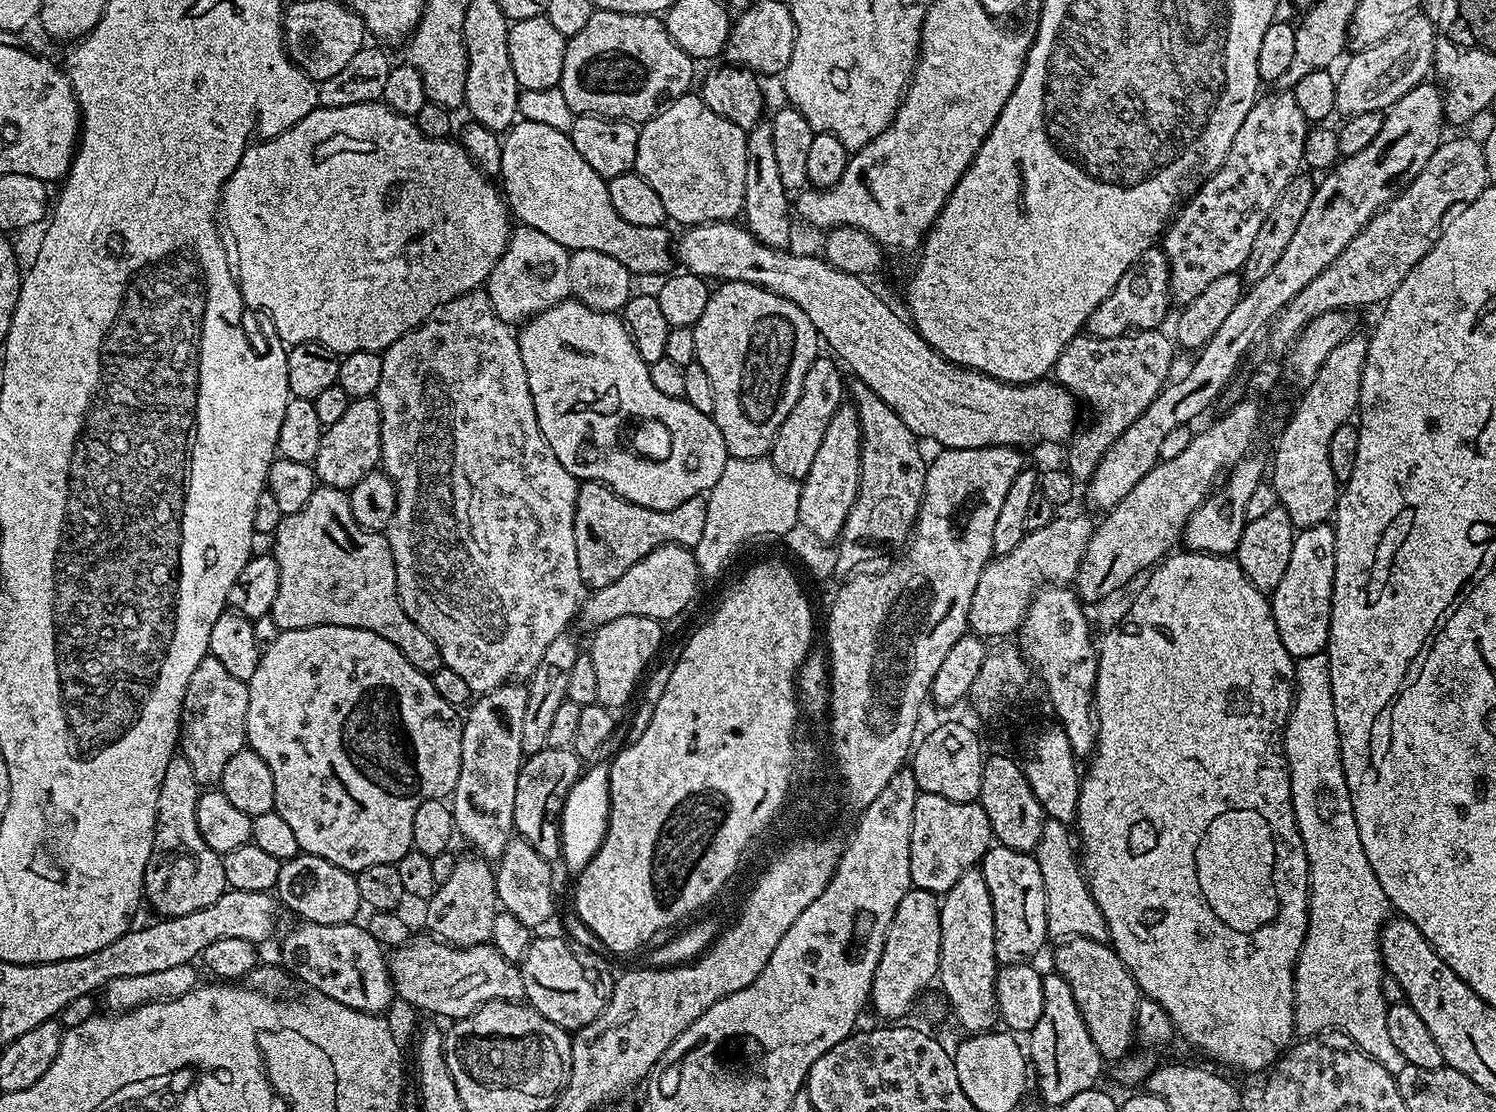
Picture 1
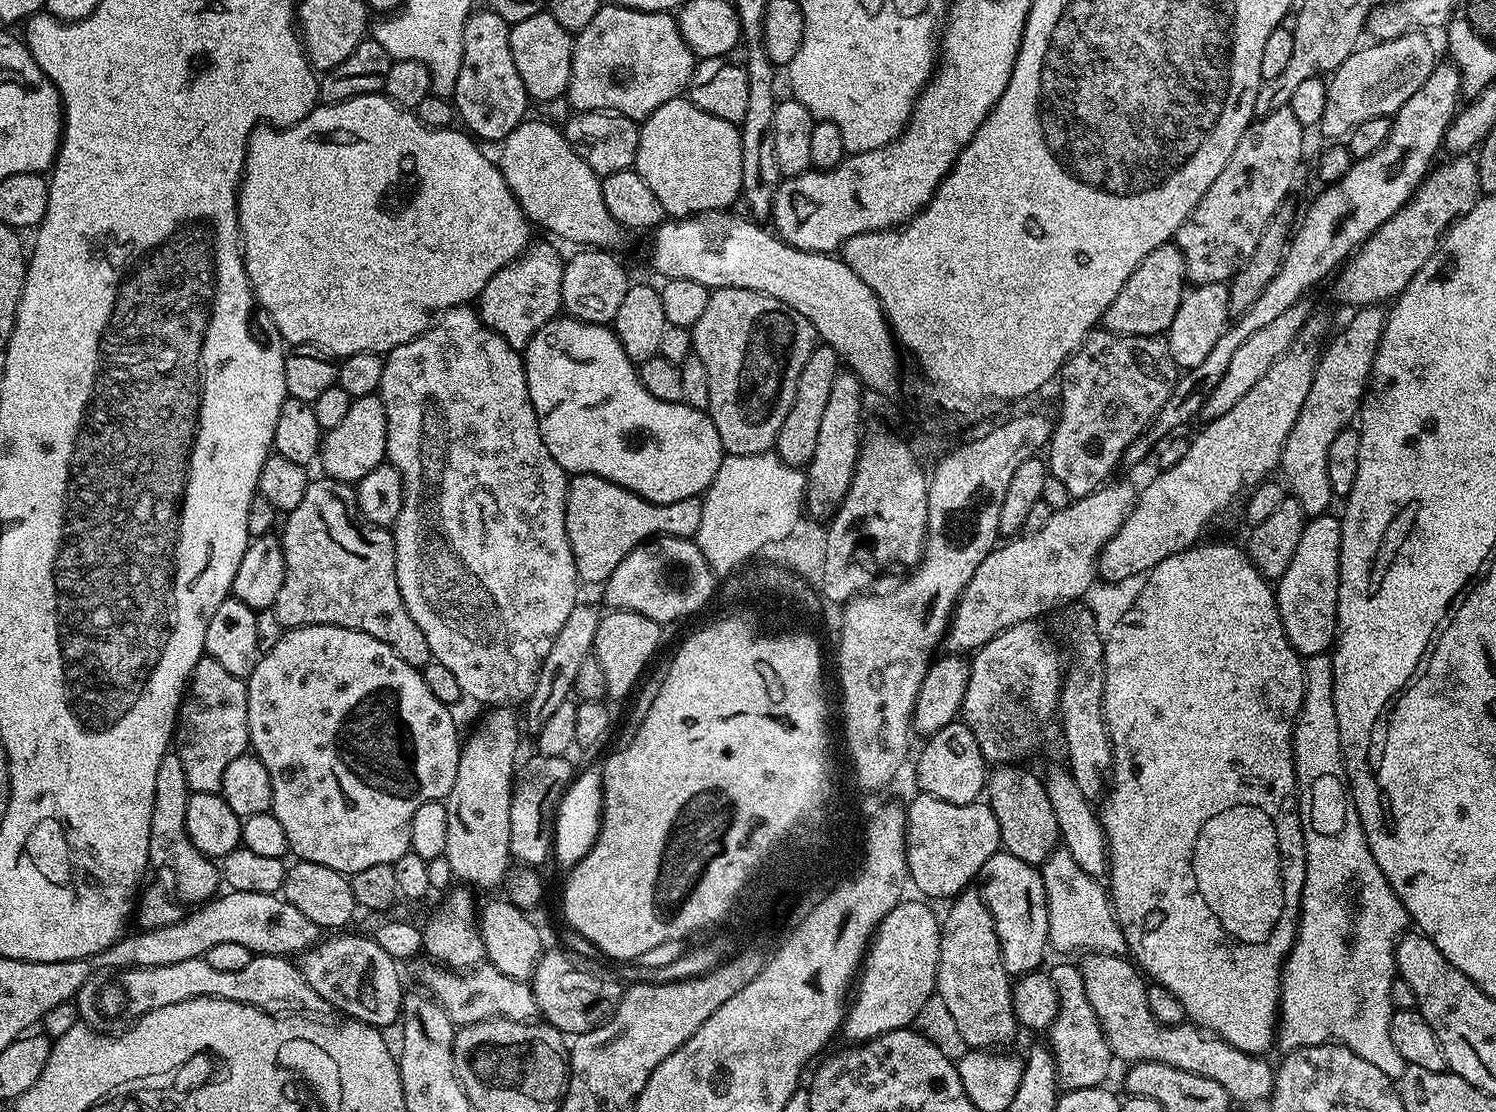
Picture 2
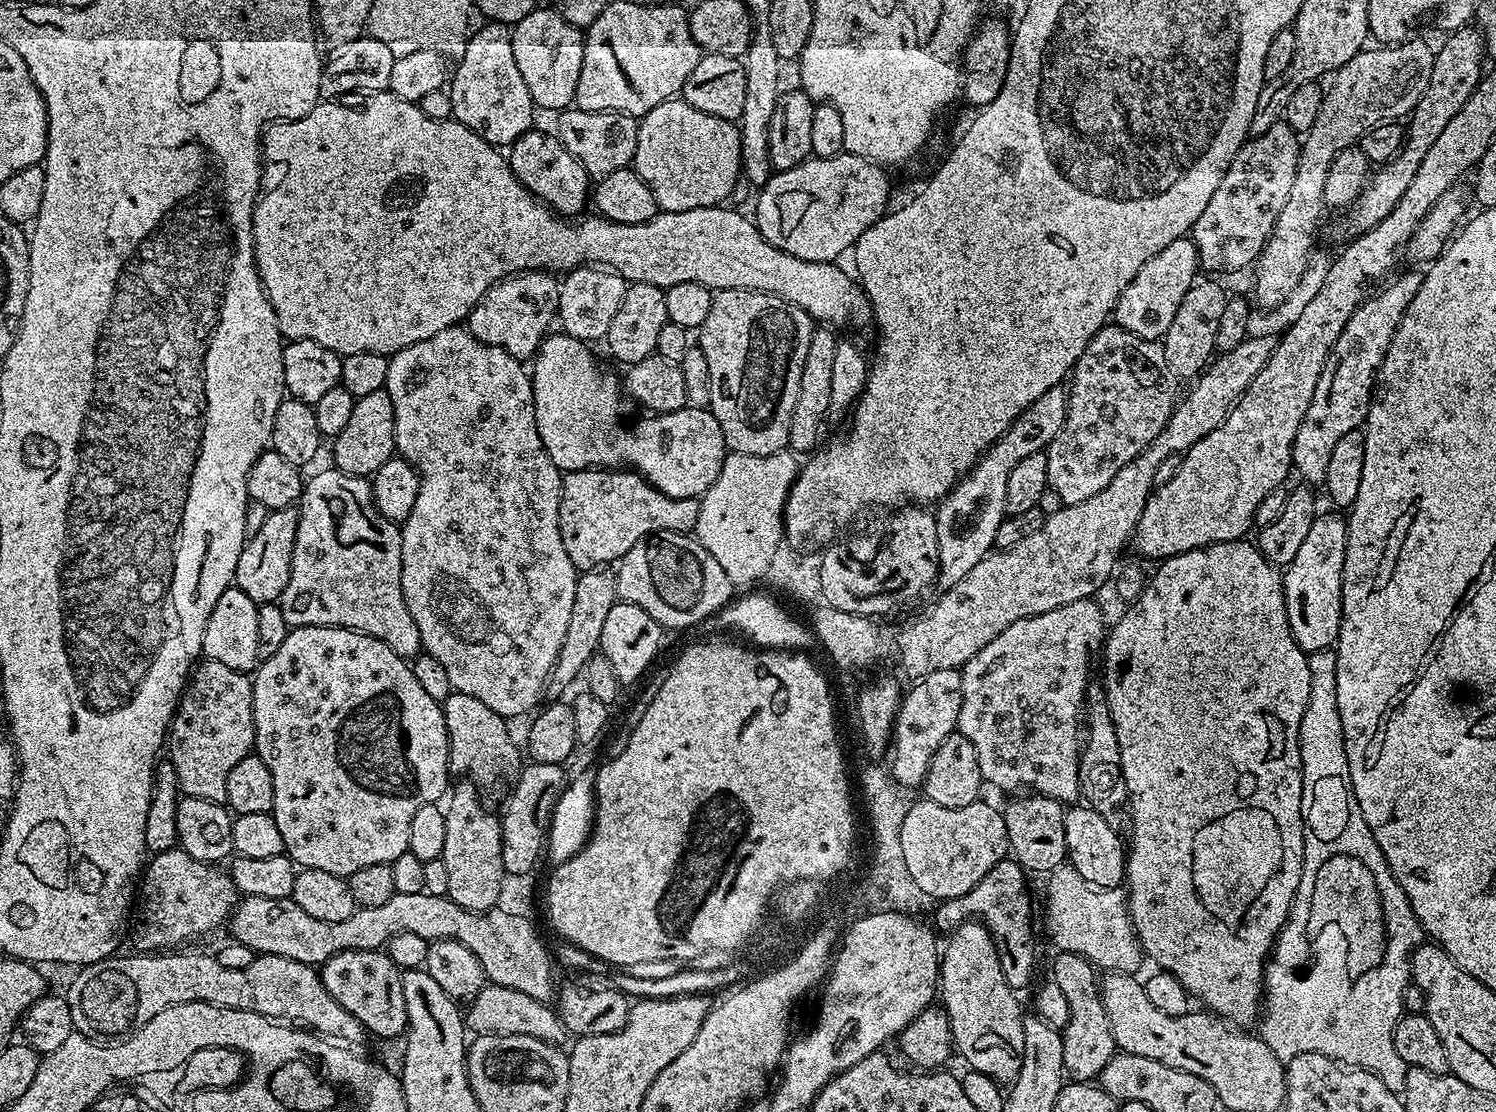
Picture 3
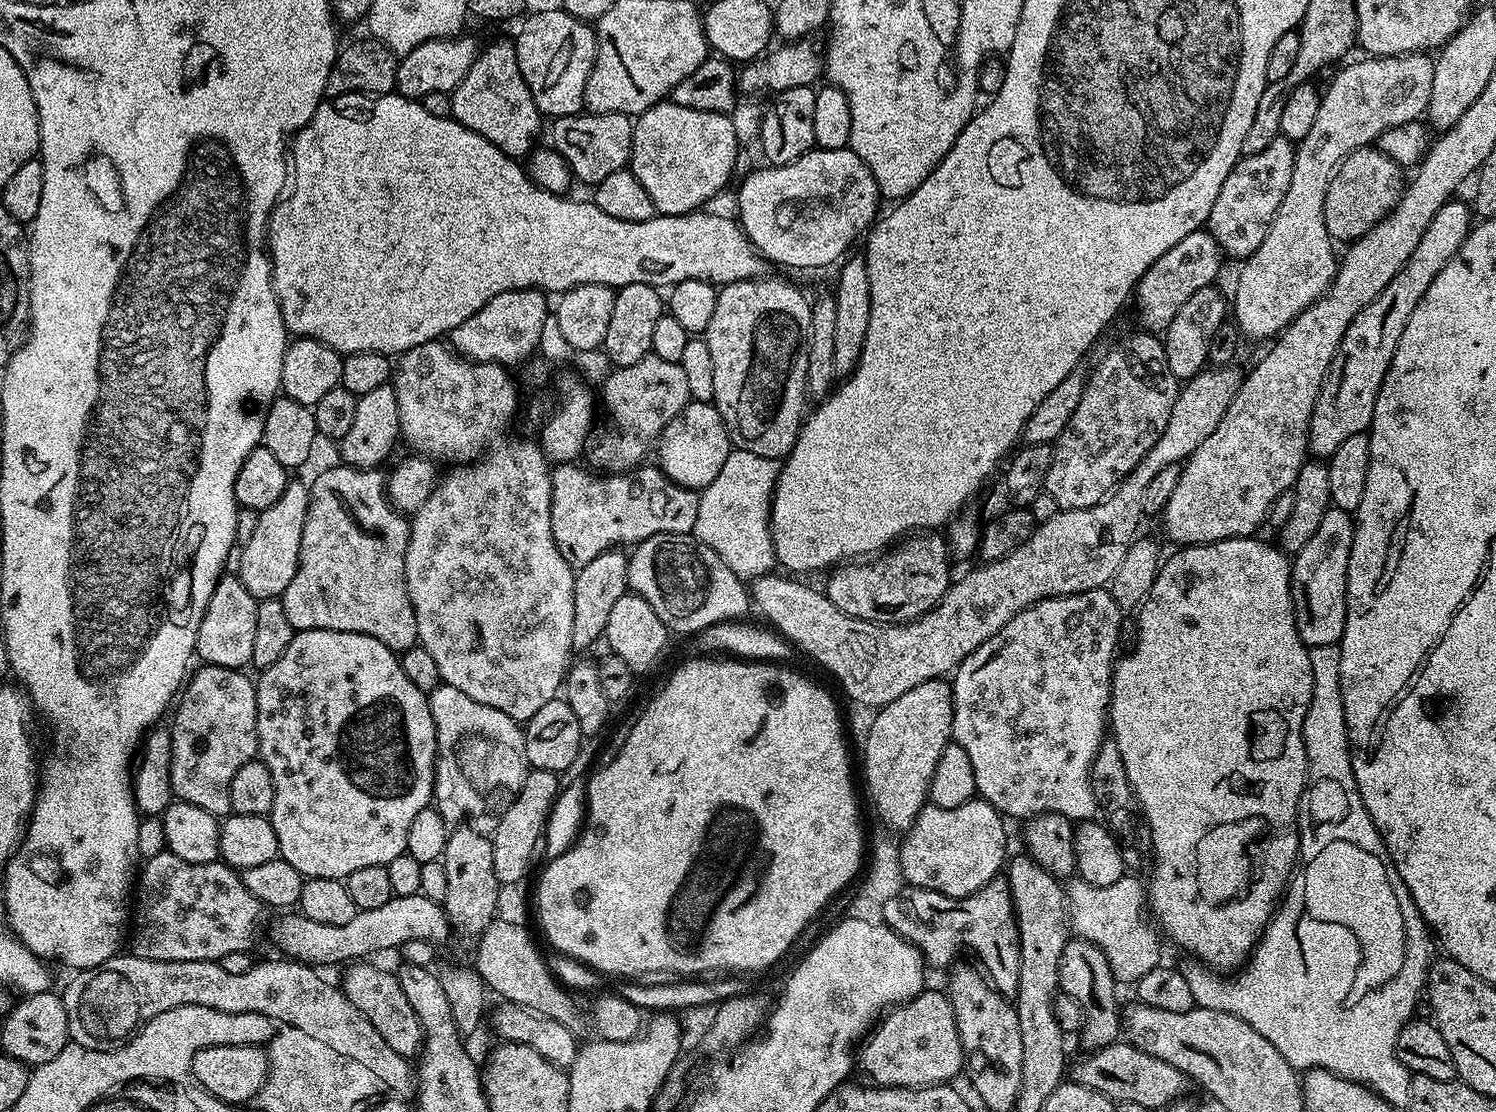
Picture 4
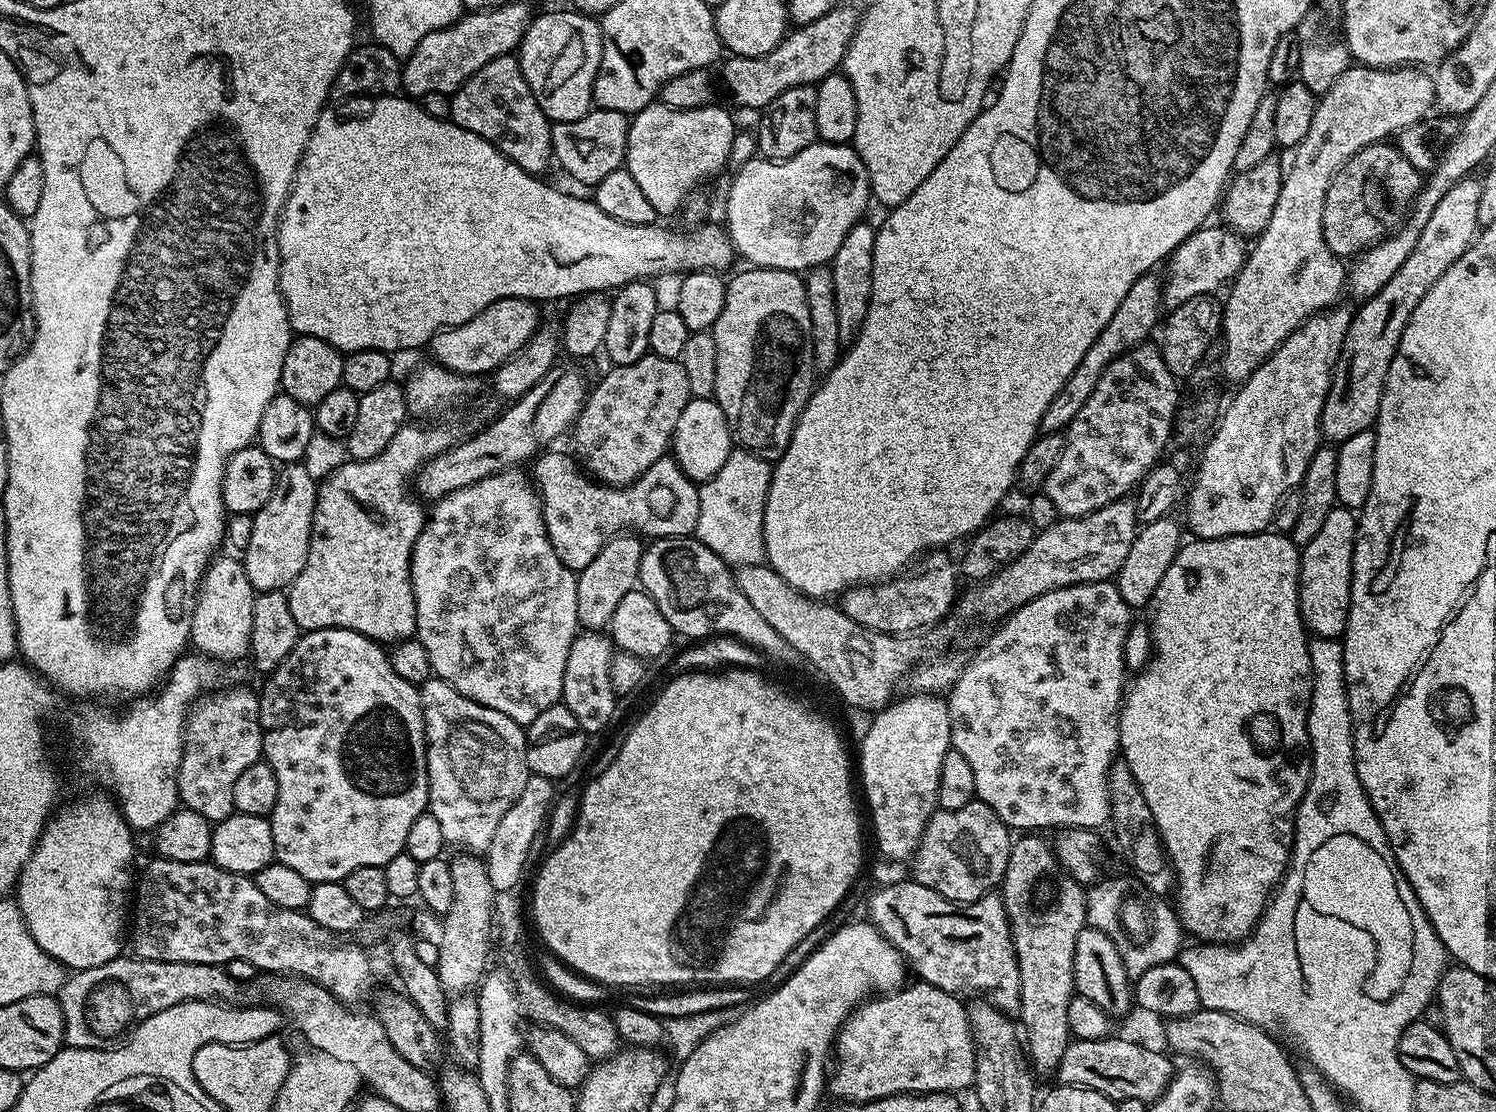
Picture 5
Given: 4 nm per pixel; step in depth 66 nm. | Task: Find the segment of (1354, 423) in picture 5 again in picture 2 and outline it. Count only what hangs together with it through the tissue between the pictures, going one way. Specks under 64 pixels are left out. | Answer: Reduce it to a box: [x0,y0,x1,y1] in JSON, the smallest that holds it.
[1279,306,1386,518]

